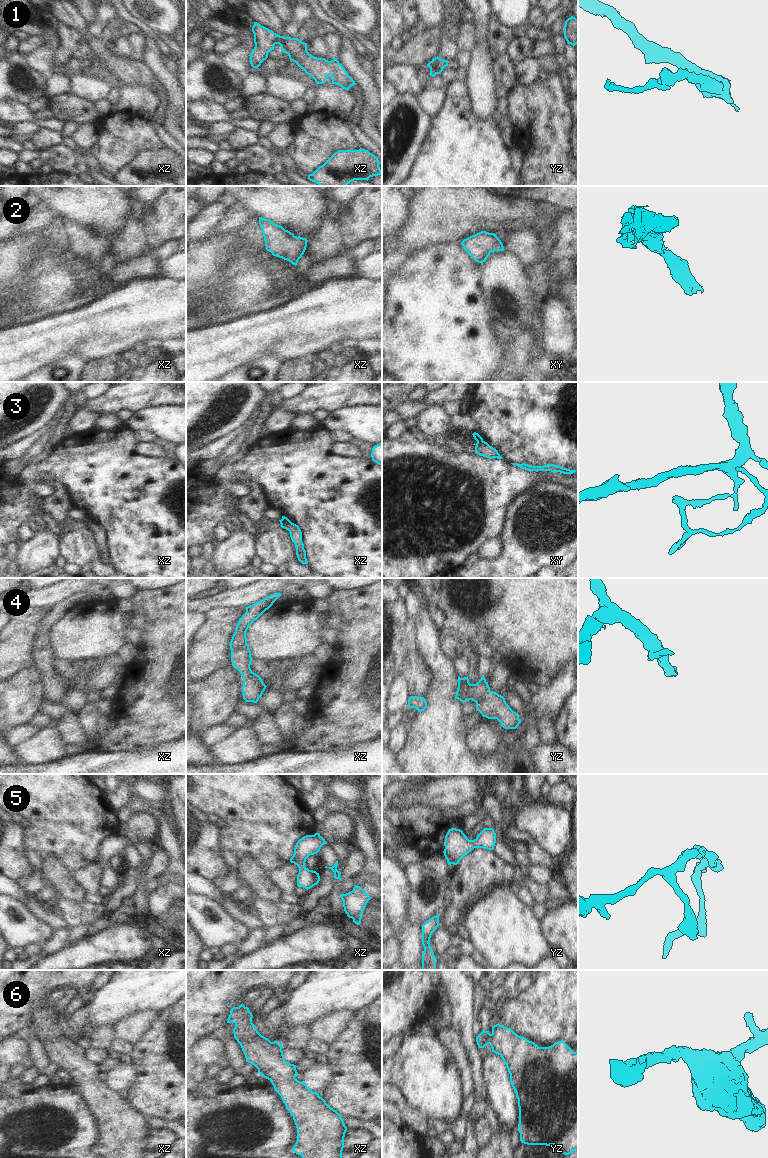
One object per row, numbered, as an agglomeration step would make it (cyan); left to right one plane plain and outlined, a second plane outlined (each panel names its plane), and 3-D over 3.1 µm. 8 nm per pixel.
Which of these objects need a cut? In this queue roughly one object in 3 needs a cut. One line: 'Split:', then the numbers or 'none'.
Split: 1, 3

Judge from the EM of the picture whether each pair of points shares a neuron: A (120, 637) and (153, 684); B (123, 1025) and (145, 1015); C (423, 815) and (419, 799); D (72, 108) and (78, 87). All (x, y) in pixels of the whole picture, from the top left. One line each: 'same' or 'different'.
A: different
B: same
C: different
D: different

